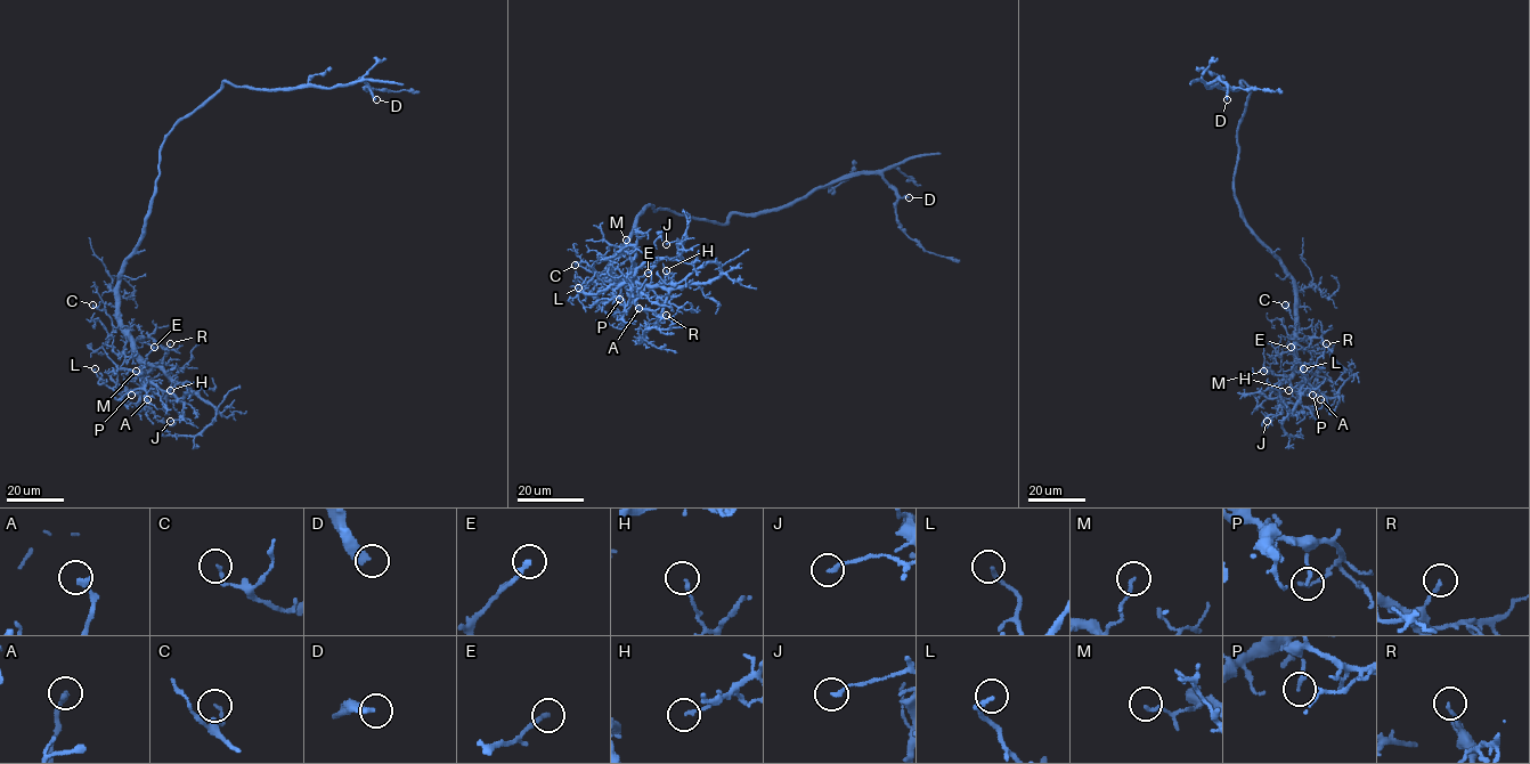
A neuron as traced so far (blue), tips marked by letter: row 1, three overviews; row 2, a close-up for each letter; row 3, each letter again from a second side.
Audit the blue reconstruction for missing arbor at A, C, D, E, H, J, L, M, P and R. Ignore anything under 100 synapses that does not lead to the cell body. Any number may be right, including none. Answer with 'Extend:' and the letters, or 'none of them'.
Extend: D

